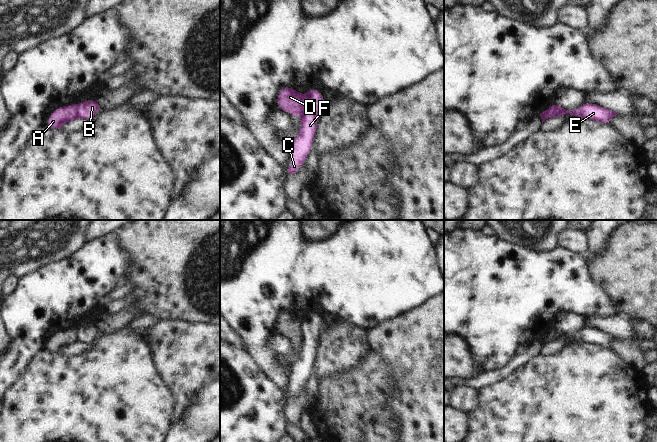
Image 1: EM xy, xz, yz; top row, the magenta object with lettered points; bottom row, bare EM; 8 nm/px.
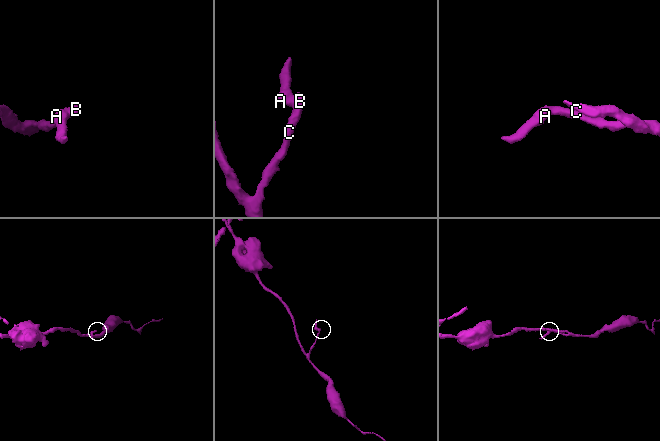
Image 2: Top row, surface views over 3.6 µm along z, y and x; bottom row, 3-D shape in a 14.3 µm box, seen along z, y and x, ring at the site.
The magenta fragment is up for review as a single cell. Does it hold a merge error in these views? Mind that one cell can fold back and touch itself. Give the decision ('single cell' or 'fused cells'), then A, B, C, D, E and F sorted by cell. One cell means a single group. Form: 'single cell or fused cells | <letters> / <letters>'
fused cells | A D / B C E F

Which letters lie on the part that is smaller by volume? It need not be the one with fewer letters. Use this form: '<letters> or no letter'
A, D

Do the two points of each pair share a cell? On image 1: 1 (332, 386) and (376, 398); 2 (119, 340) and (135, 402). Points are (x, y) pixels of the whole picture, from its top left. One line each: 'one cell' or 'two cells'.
1: one cell
2: one cell

